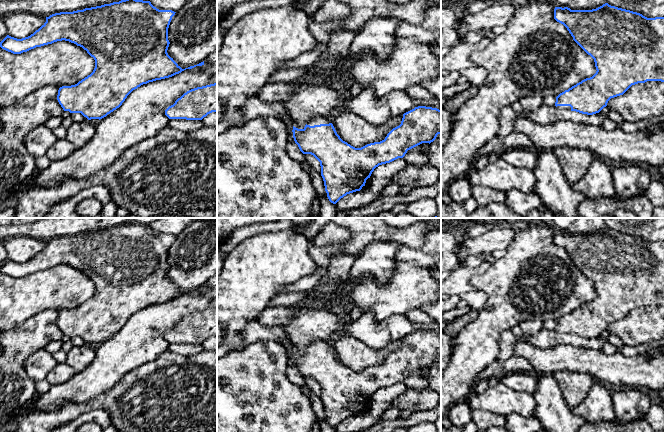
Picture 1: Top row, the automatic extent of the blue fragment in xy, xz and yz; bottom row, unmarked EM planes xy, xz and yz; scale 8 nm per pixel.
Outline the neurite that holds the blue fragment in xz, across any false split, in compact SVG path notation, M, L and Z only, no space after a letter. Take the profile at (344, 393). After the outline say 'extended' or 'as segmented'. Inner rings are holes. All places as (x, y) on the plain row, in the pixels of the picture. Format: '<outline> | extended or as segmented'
M418 330L403 338L401 348L393 352L380 366L355 372L343 365L337 358L331 343L311 340L303 353L293 350L293 362L303 378L313 379L321 390L321 400L329 425L336 428L347 418L360 415L365 410L376 391L403 382L408 374L422 368L433 366L441 358L441 334Z | extended

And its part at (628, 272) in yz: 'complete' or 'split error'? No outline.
split error

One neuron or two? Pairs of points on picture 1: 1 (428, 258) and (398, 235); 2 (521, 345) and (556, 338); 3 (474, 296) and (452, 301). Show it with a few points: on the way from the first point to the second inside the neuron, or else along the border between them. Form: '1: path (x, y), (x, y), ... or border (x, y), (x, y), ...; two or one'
1: border (430, 232), (420, 246), (409, 247), (400, 244); two
2: border (526, 338), (537, 347), (553, 347); two
3: border (451, 295), (458, 295), (461, 298); two

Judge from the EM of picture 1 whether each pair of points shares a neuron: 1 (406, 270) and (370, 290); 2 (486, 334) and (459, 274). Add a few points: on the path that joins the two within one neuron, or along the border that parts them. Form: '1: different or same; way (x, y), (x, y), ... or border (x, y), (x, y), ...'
1: same; way (398, 279), (387, 290), (379, 290)
2: different; border (486, 269), (471, 278), (470, 285), (473, 289)

